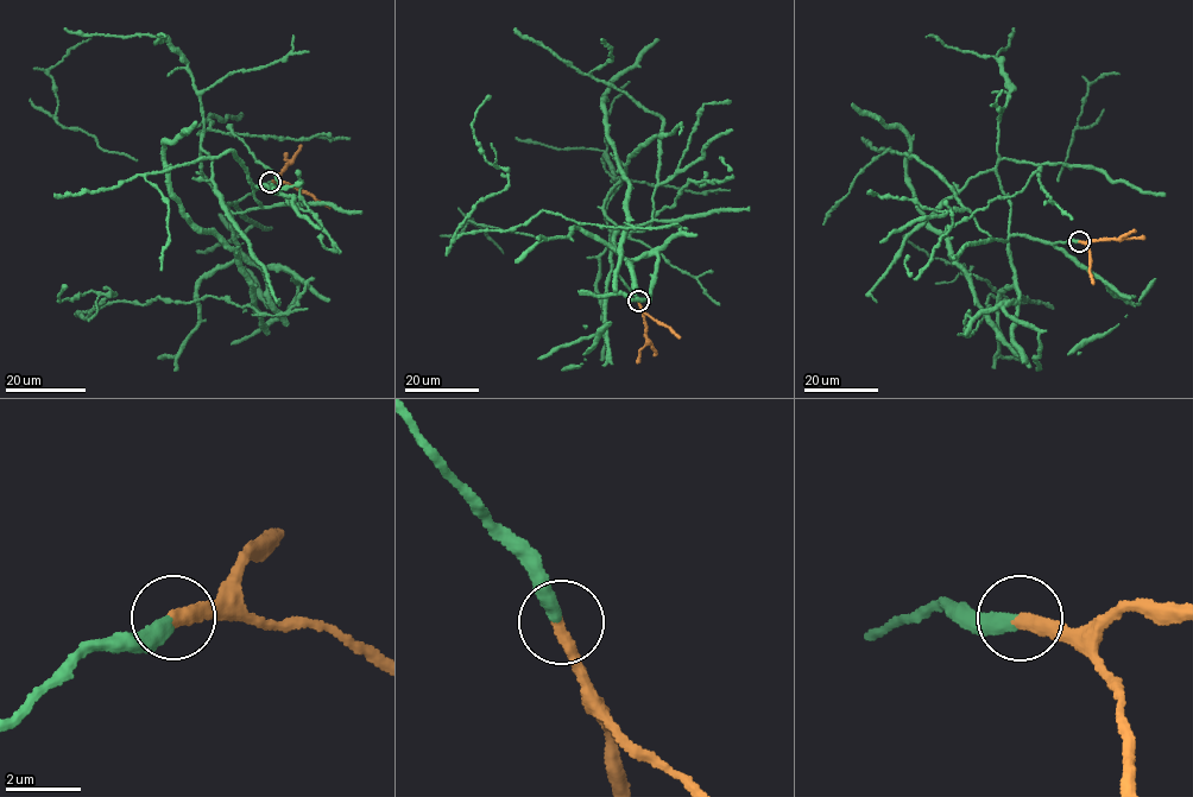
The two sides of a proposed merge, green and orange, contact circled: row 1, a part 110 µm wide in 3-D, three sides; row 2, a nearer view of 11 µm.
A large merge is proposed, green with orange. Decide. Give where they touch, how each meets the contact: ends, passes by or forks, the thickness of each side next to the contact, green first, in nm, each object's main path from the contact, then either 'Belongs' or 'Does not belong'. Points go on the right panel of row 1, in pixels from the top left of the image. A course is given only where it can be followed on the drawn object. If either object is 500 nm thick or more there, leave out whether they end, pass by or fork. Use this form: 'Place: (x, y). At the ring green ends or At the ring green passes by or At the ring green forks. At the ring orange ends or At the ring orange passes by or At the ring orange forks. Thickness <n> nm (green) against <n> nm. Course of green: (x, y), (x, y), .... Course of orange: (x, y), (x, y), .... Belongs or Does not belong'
Place: (1079, 241). At the ring green ends. At the ring orange ends. Thickness 400 nm (green) against 360 nm. Course of green: (1079, 240), (1012, 234), (1017, 298), (966, 316), (966, 336), (990, 295), (1034, 302), (1014, 303), (903, 235). Course of orange: (1079, 240), (1144, 238). Belongs

